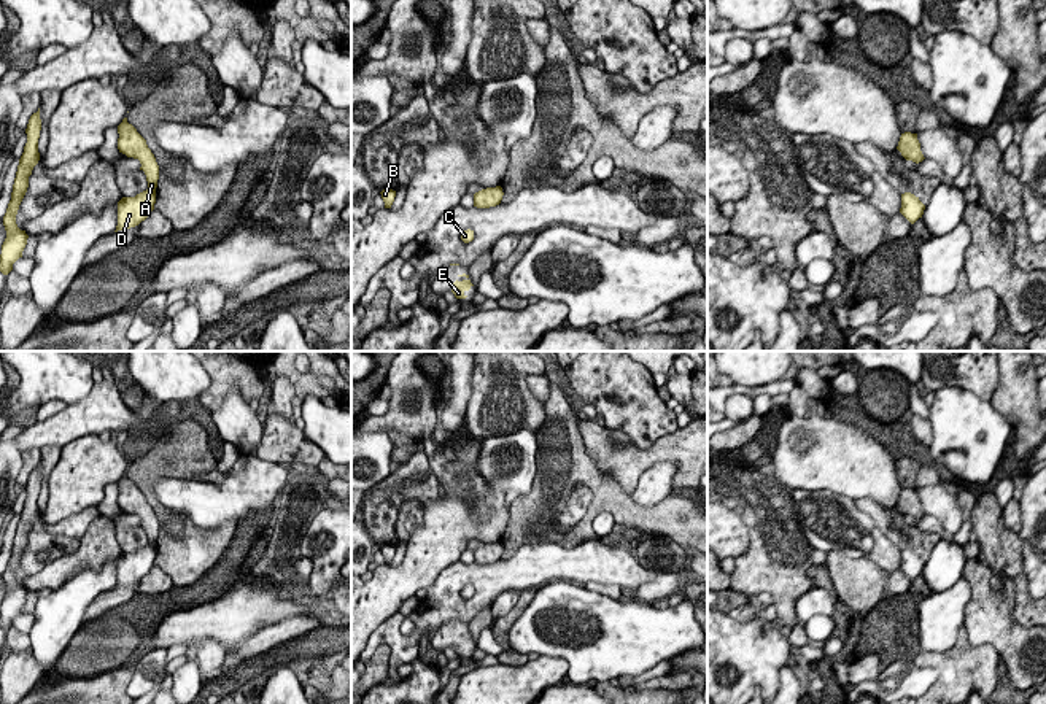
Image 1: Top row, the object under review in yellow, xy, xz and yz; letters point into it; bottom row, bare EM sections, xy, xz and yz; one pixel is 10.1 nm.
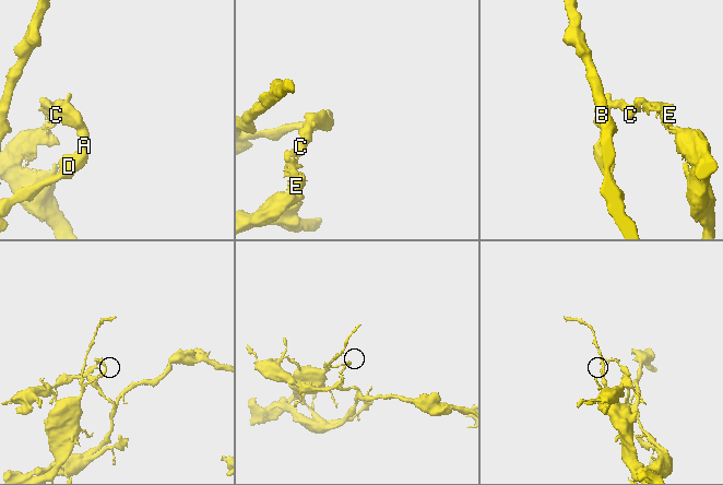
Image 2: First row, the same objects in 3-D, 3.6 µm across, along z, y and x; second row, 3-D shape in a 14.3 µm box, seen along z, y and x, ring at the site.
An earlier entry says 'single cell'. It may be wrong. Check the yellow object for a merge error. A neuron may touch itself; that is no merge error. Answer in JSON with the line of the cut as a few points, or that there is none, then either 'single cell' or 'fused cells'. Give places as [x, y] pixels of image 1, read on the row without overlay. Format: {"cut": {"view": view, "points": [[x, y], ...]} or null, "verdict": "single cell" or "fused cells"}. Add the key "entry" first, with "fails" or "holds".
{"entry": "fails", "cut": {"view": "xy", "points": [[143, 495], [139, 504], [118, 504]]}, "verdict": "fused cells"}

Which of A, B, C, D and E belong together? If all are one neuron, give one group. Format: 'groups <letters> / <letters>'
groups A B D / C E

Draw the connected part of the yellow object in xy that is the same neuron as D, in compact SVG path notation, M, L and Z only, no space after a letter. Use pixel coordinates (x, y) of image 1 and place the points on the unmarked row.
M140 489L138 494L143 496L141 504L135 507L119 505L119 509L140 516L140 526L143 526L146 531L148 545L137 550L135 553L122 553L118 558L118 582L114 588L138 582L154 566L159 521L156 518L154 510L148 504L146 496Z

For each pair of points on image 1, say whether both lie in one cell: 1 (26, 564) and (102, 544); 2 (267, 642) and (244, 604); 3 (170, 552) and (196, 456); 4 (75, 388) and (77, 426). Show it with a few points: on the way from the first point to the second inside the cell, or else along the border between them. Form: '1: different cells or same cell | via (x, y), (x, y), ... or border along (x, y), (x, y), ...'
1: different cells | border along (80, 539), (73, 552), (40, 569)
2: different cells | border along (294, 615), (259, 628), (240, 644)
3: same cell | via (170, 523), (150, 493), (150, 480), (167, 463)
4: different cells | border along (94, 383), (81, 399), (67, 406)

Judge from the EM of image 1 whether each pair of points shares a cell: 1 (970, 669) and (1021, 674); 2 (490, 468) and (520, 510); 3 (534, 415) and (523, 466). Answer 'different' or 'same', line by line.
1: different
2: different
3: different

